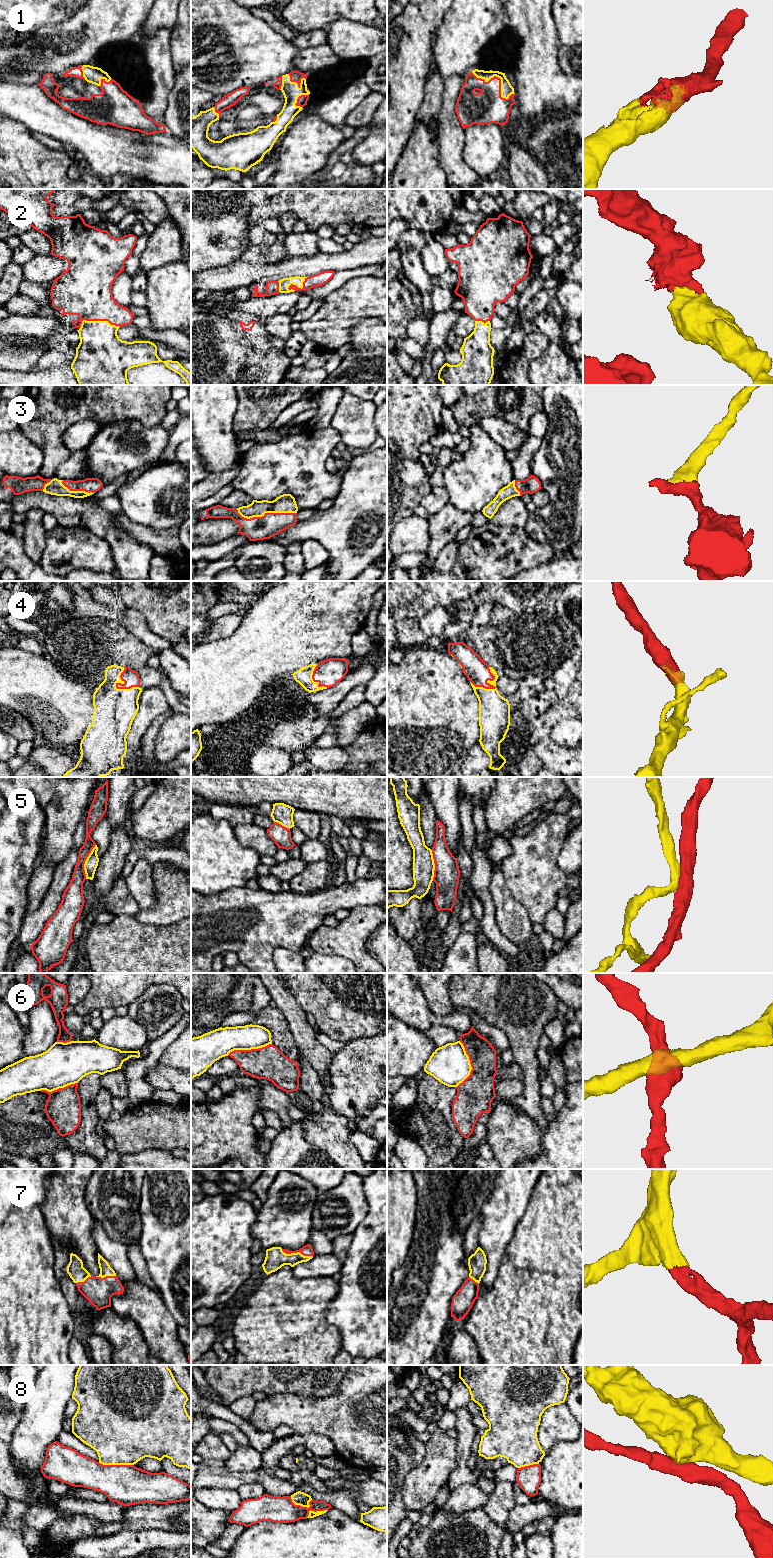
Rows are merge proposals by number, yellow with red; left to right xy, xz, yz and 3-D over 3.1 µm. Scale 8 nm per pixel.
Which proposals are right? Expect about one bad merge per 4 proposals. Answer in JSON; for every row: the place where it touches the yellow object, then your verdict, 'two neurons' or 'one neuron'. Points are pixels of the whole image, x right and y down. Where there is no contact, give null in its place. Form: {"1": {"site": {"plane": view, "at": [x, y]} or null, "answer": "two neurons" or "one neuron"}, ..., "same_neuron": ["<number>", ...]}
{"1": {"site": {"plane": "yz", "at": [500, 78]}, "answer": "one neuron"}, "2": {"site": {"plane": "xy", "at": [98, 321]}, "answer": "one neuron"}, "3": {"site": {"plane": "xz", "at": [265, 512]}, "answer": "one neuron"}, "4": {"site": {"plane": "yz", "at": [482, 687]}, "answer": "one neuron"}, "5": {"site": {"plane": "xy", "at": [85, 861]}, "answer": "two neurons"}, "6": {"site": {"plane": "yz", "at": [470, 1064]}, "answer": "two neurons"}, "7": {"site": {"plane": "xz", "at": [297, 1252]}, "answer": "one neuron"}, "8": {"site": {"plane": "xy", "at": [116, 1464]}, "answer": "two neurons"}, "same_neuron": ["1", "2", "3", "4", "7"]}

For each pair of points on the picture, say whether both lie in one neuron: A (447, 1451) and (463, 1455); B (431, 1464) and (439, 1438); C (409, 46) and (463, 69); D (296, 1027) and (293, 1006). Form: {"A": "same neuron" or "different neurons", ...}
{"A": "different neurons", "B": "same neuron", "C": "different neurons", "D": "same neuron"}

